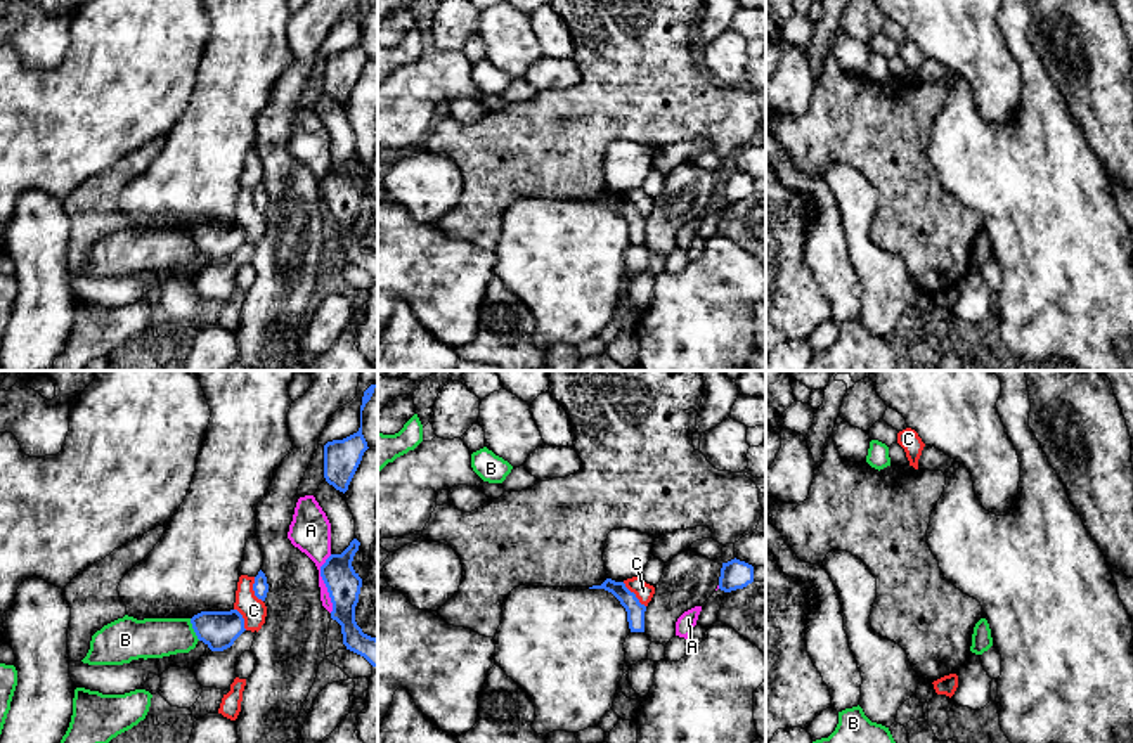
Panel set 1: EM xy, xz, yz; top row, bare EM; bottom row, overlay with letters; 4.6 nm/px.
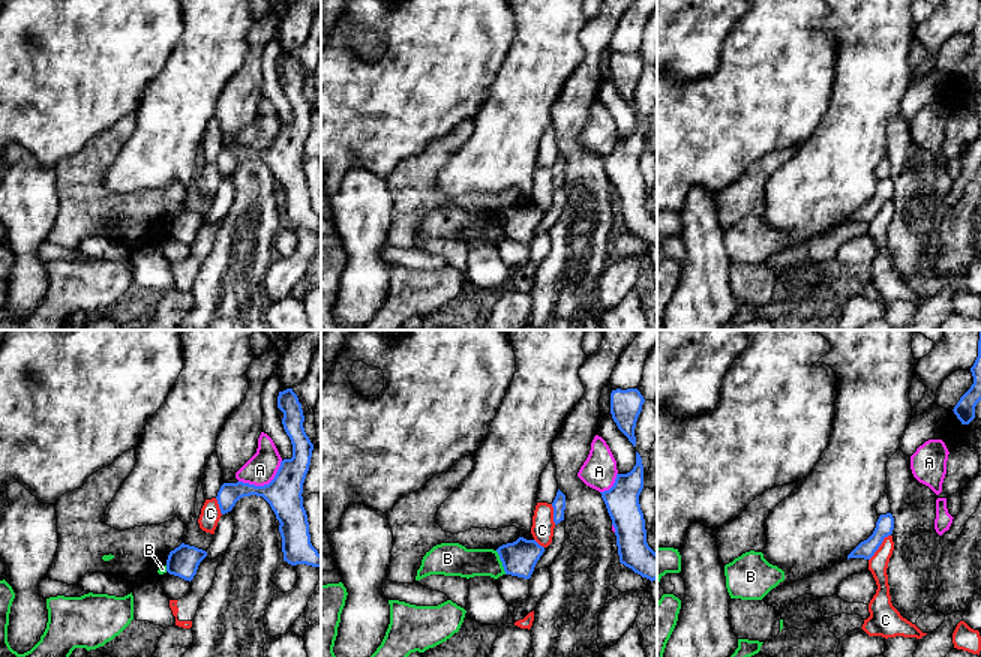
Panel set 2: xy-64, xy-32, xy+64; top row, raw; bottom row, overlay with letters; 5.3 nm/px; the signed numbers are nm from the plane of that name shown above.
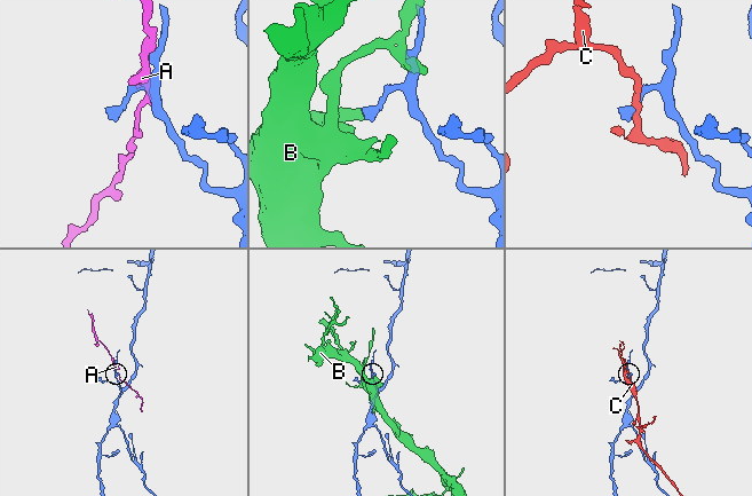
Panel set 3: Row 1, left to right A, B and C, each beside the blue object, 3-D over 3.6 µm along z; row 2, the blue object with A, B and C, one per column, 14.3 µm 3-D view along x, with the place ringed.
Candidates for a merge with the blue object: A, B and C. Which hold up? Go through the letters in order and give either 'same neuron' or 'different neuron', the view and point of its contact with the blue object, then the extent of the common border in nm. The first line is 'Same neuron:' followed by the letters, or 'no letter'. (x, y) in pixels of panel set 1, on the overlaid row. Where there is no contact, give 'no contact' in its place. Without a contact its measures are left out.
Same neuron: no letter
A: different neuron | xy (324, 582) | 280 nm
B: different neuron | xy (194, 629) | 120 nm
C: different neuron | xz (634, 594) | 160 nm

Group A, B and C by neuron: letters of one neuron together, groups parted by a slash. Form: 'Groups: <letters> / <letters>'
Groups: A / B / C

